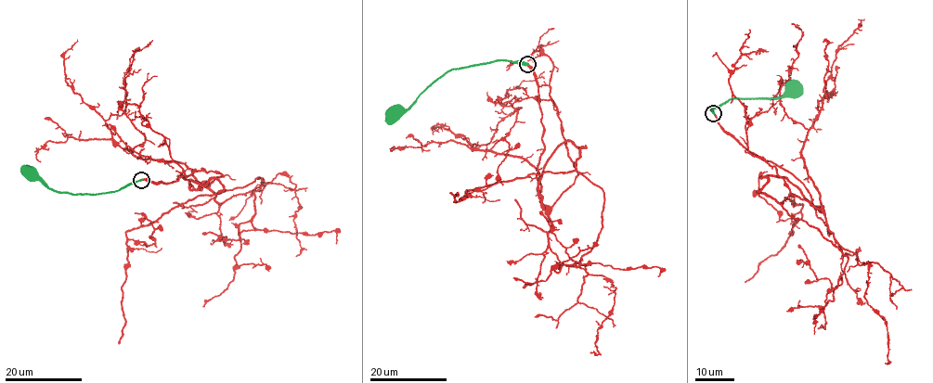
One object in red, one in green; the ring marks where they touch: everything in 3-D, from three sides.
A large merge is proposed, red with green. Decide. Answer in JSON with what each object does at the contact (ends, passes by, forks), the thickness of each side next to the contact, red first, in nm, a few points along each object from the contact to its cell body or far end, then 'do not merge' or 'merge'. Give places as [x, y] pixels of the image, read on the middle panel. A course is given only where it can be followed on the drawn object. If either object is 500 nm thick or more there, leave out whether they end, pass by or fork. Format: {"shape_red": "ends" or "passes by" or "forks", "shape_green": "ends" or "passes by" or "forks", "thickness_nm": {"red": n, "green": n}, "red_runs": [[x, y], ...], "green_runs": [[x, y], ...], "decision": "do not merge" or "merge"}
{"shape_red": "ends", "shape_green": "ends", "thickness_nm": {"red": 320, "green": 360}, "red_runs": [[527, 65], [537, 194], [566, 141], [586, 147], [576, 170], [603, 201], [579, 263], [513, 277]], "green_runs": [[527, 64], [504, 59], [451, 69], [420, 95], [410, 108], [394, 114]], "decision": "merge"}

